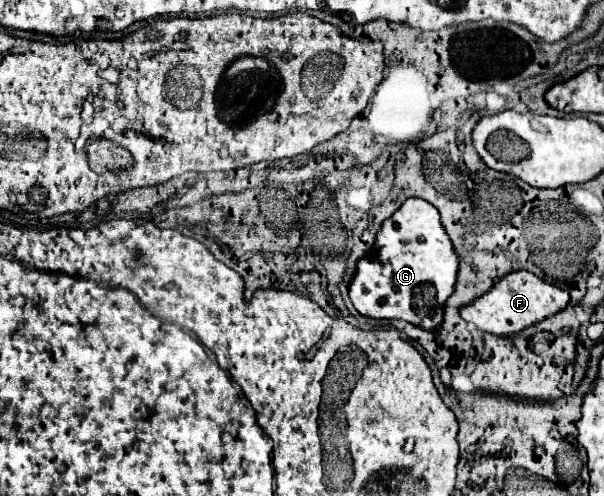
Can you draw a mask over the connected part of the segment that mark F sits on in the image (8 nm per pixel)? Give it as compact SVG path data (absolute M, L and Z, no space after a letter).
M515 272L515 274L509 274L507 278L503 278L503 282L499 282L499 286L495 286L495 290L489 290L487 294L483 294L483 298L477 298L475 302L463 306L461 316L465 322L475 324L483 332L489 332L495 336L513 336L521 330L541 322L543 318L549 318L549 316L561 312L567 304L569 304L567 290L551 286L531 272Z

